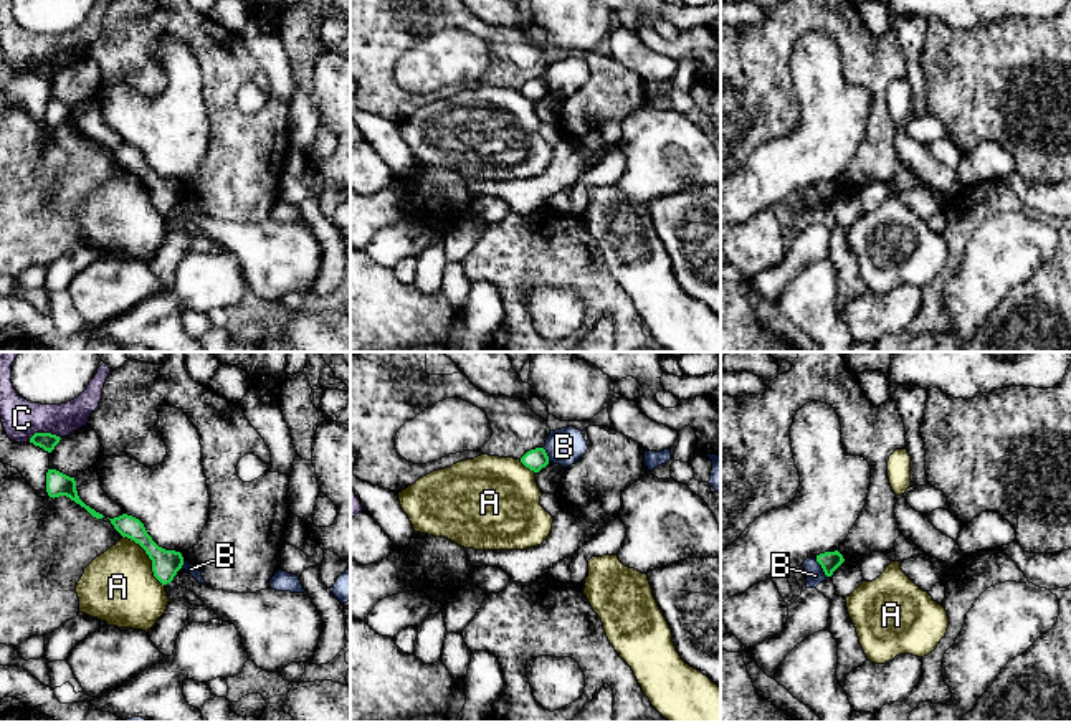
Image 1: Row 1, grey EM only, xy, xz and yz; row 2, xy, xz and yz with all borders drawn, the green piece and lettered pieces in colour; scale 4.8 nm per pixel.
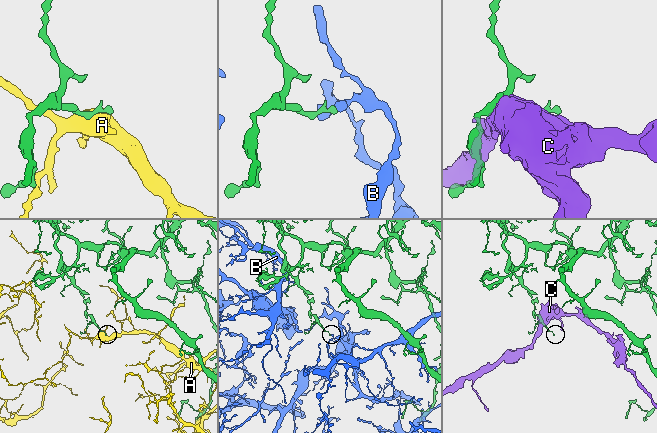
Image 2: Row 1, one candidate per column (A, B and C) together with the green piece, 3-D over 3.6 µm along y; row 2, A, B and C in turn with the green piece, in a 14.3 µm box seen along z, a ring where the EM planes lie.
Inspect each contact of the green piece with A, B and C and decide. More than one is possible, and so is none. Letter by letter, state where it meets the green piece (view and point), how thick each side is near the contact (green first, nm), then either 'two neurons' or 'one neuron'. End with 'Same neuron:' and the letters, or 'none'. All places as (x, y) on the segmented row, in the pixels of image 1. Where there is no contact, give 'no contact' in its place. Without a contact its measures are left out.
A: xy (149, 557) | 140/360 nm | two neurons
B: yz (822, 567) | 100/90 nm | two neurons
C: xy (43, 433) | 80/190 nm | two neurons
Same neuron: none

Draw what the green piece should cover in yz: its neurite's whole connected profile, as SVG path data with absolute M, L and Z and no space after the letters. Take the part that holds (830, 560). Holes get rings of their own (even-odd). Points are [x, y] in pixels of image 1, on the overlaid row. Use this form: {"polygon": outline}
{"polygon": "M835 550L816 555L816 562L821 565L825 575L831 577L833 572L845 562L845 558L838 550Z"}

